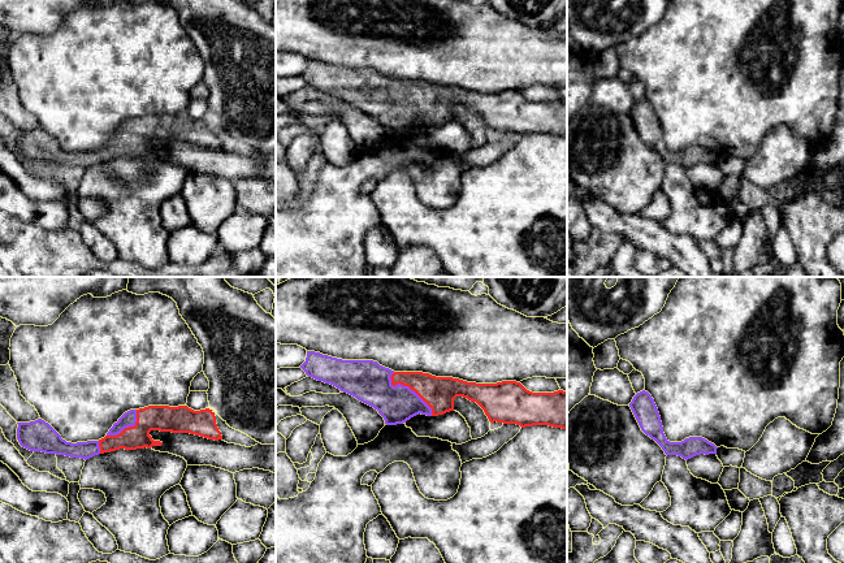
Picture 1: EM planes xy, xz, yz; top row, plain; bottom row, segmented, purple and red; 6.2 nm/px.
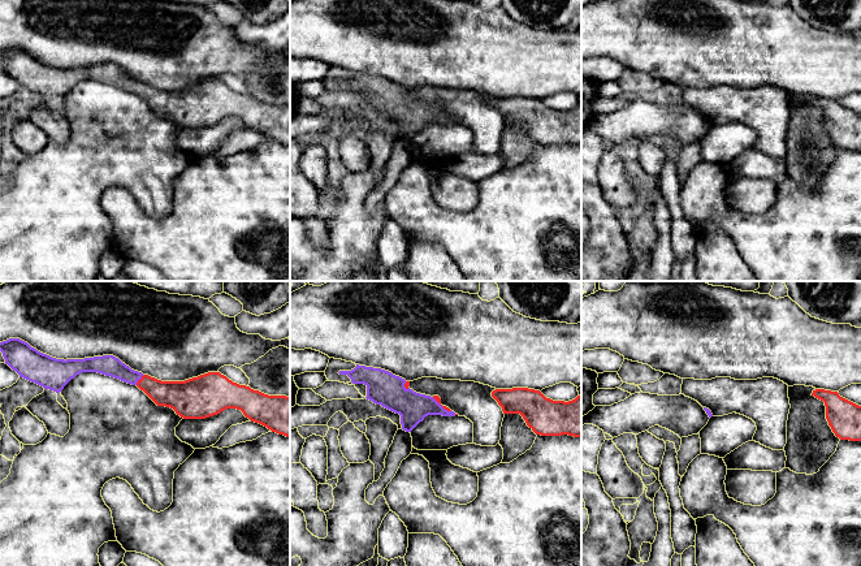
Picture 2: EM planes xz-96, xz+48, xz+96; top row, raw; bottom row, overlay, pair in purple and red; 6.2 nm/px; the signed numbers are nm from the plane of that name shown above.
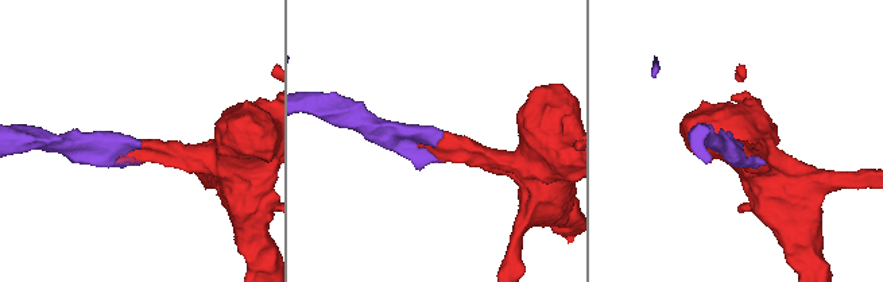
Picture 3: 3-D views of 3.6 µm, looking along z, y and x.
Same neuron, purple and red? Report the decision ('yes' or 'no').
yes

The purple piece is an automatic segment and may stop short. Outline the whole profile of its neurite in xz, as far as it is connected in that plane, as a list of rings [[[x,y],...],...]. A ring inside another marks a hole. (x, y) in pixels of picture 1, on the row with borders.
[[[307,351],[306,361],[300,368],[308,377],[330,384],[377,410],[386,425],[403,424],[419,413],[443,415],[454,411],[456,397],[463,397],[476,402],[490,423],[516,424],[521,428],[549,425],[567,429],[567,391],[563,390],[532,393],[516,381],[476,384],[423,372],[394,372],[373,360],[342,360],[315,351]]]

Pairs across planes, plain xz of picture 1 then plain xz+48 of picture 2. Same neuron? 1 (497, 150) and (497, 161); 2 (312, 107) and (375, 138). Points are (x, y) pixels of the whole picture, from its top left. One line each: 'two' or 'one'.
1: one
2: one

